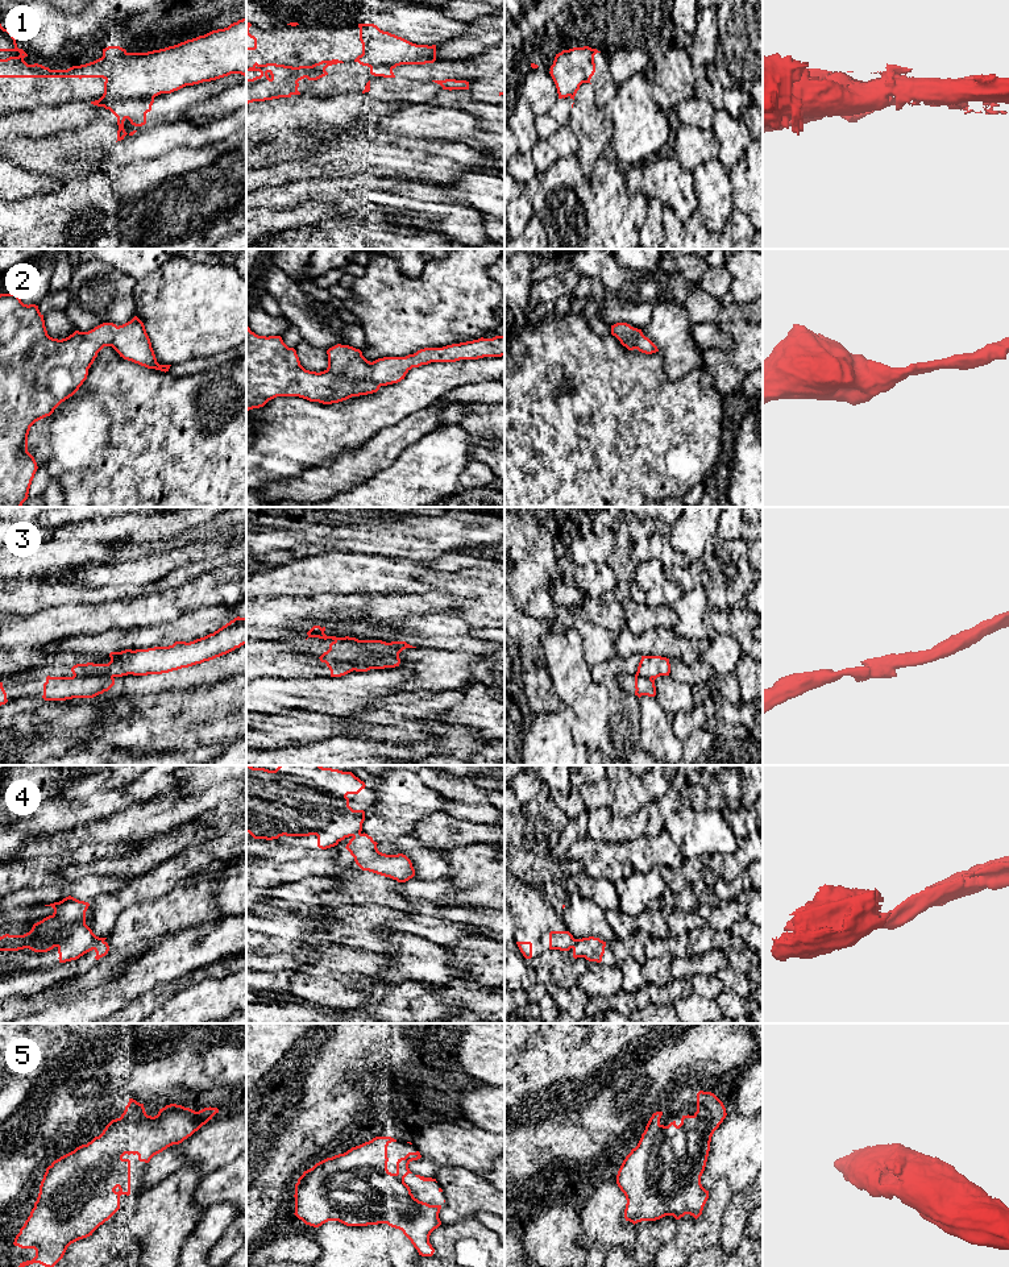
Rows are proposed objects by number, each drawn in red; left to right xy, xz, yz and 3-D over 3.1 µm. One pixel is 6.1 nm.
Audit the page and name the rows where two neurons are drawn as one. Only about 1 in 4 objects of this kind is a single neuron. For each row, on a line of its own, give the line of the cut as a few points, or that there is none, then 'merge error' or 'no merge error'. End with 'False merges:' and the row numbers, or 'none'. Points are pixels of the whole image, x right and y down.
1: no cut; no merge error
2: no cut; no merge error
3: cut in xy along (74, 674), (109, 674), (112, 677); merge error
4: cut in xy along (103, 941), (94, 948); merge error
5: no cut; no merge error
False merges: 3, 4

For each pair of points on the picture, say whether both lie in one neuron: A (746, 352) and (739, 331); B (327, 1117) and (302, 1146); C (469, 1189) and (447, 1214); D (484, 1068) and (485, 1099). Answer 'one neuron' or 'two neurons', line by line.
A: one neuron
B: two neurons
C: one neuron
D: two neurons

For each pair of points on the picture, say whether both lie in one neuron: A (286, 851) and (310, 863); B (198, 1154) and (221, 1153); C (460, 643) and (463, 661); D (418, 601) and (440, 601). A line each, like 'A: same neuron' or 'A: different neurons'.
A: same neuron
B: same neuron
C: different neurons
D: same neuron

